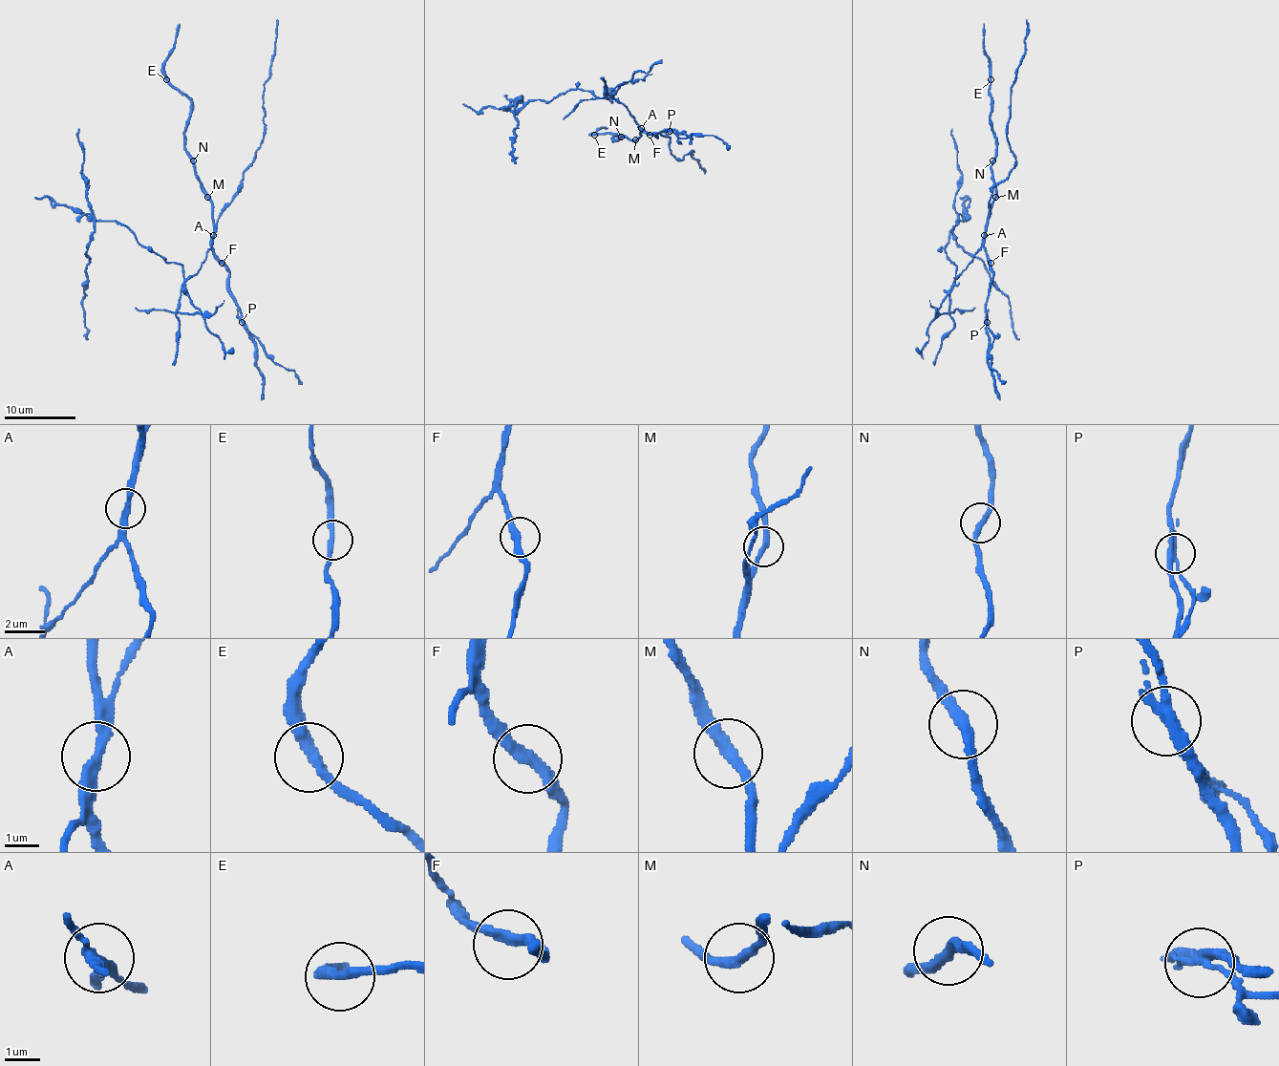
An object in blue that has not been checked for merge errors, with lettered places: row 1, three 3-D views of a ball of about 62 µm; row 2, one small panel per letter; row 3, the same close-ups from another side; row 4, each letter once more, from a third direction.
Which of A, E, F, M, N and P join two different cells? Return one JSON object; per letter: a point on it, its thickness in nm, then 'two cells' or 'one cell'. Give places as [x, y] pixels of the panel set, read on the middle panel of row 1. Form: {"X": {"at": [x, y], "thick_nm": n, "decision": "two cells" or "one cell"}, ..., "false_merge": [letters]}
{"A": {"at": [641, 128], "thick_nm": 280, "decision": "two cells"}, "E": {"at": [594, 135], "thick_nm": 280, "decision": "one cell"}, "F": {"at": [650, 135], "thick_nm": 300, "decision": "one cell"}, "M": {"at": [635, 139], "thick_nm": 280, "decision": "one cell"}, "N": {"at": [621, 137], "thick_nm": 280, "decision": "one cell"}, "P": {"at": [670, 131], "thick_nm": 280, "decision": "two cells"}, "false_merge": ["A", "P"]}

